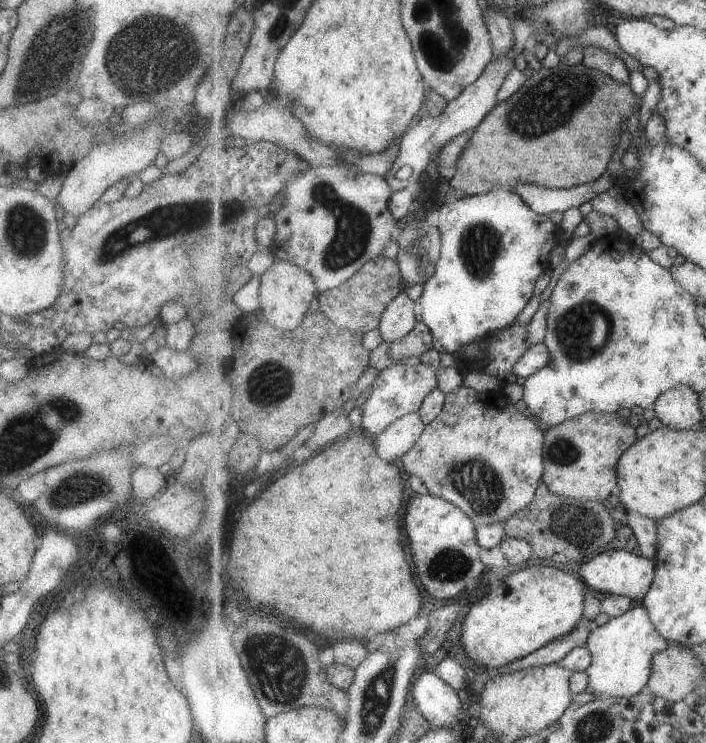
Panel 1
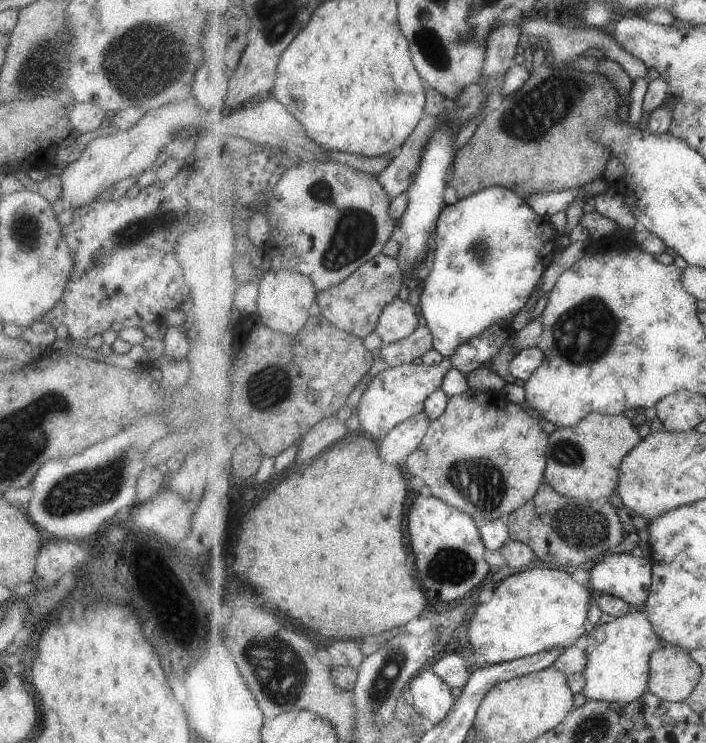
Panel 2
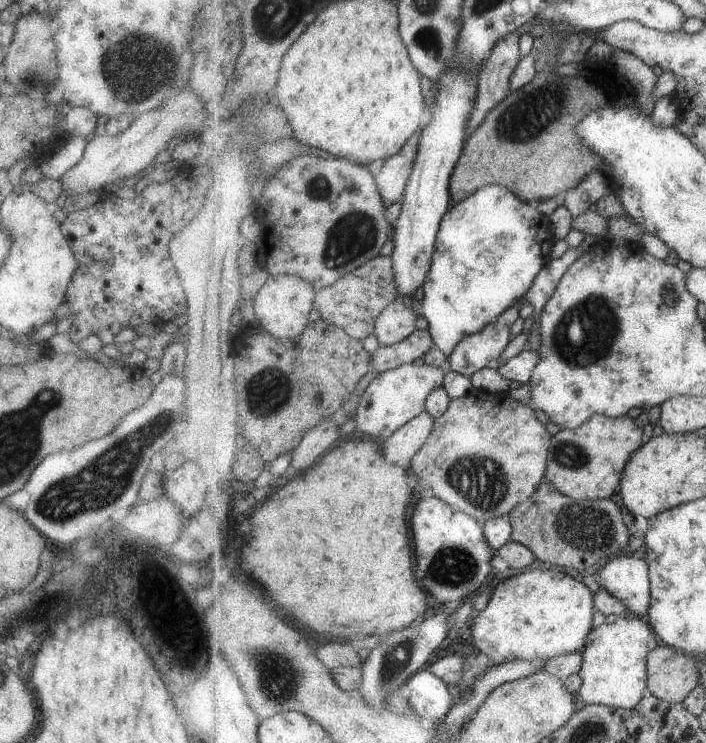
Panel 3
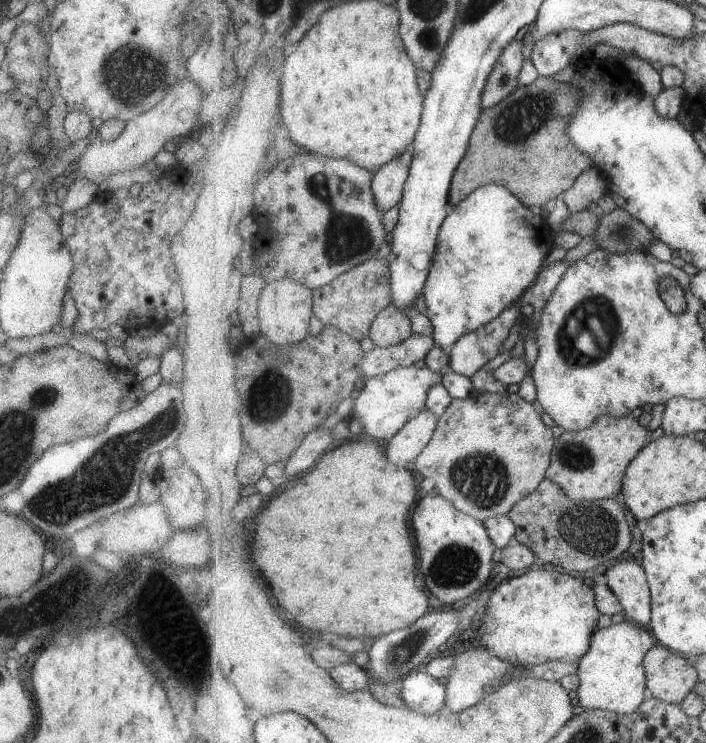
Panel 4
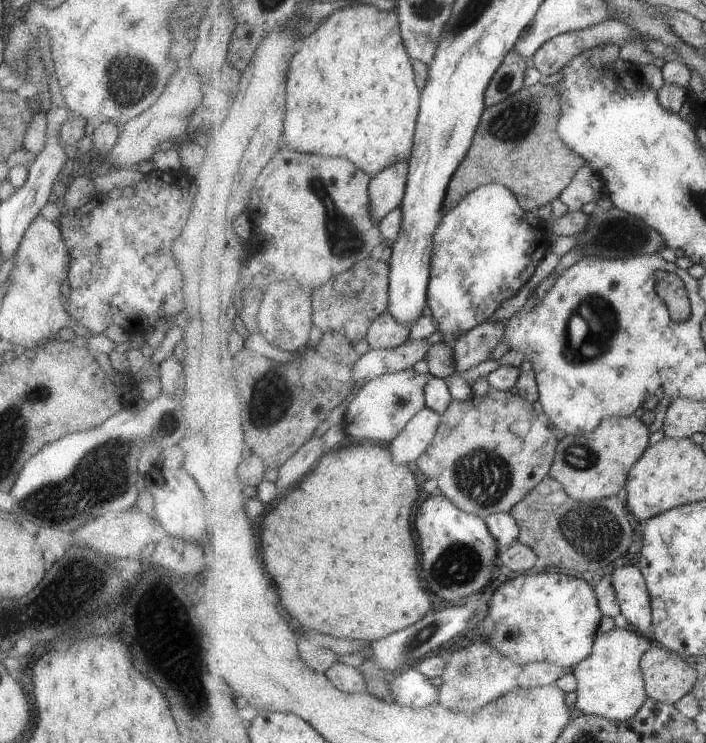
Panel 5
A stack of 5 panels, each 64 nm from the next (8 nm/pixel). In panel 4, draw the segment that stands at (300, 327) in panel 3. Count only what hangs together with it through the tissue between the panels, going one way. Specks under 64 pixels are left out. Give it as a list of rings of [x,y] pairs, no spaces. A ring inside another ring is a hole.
[[[291,278],[267,283],[258,298],[262,336],[275,348],[287,348],[307,338],[309,324],[314,316],[314,290]]]

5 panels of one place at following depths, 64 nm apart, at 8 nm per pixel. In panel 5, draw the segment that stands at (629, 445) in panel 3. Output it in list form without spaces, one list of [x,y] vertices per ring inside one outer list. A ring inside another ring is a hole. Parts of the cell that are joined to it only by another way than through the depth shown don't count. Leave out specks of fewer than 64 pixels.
[[[635,414],[605,418],[593,432],[565,435],[557,446],[557,455],[549,476],[563,484],[576,501],[595,501],[621,492],[627,486],[631,468],[649,448],[649,428]]]

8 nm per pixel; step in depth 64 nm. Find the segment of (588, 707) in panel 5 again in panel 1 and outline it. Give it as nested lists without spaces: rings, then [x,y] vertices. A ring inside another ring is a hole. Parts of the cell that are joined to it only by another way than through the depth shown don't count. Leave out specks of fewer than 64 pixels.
[[[643,603],[600,627],[593,627],[588,640],[589,650],[593,654],[593,664],[586,670],[589,674],[588,690],[593,695],[605,692],[617,698],[630,698],[641,693],[650,681],[655,654],[669,645],[669,640],[657,630]]]

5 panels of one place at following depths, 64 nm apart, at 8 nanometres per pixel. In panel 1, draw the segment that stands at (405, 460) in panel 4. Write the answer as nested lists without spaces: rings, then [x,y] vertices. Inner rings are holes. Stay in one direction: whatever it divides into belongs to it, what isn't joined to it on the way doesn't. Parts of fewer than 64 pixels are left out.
[[[420,412],[407,414],[395,420],[385,432],[376,436],[379,456],[387,462],[402,458],[417,444],[425,429],[426,422]]]

